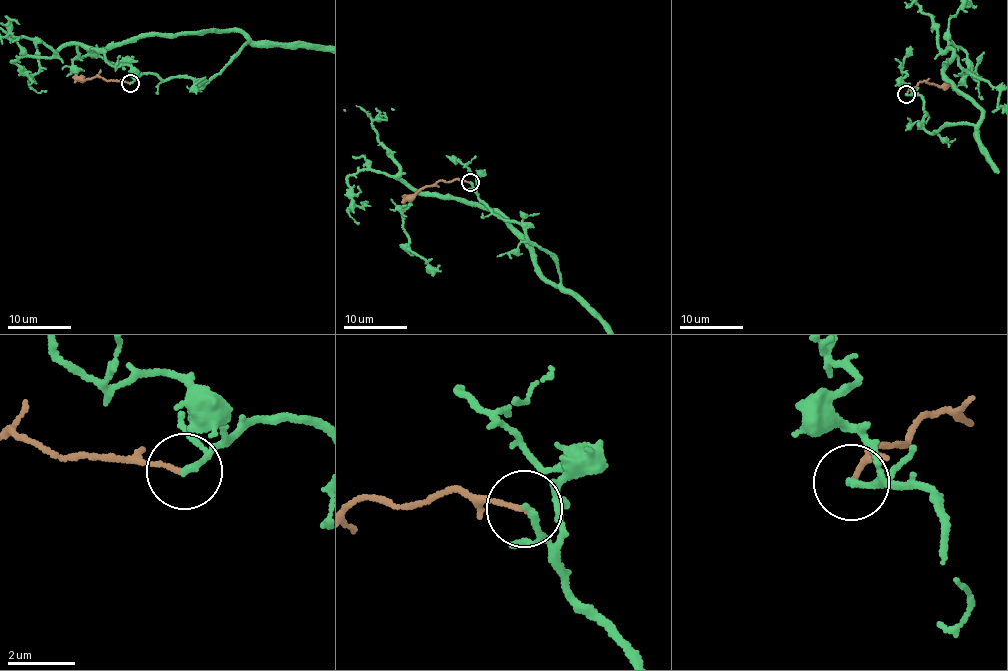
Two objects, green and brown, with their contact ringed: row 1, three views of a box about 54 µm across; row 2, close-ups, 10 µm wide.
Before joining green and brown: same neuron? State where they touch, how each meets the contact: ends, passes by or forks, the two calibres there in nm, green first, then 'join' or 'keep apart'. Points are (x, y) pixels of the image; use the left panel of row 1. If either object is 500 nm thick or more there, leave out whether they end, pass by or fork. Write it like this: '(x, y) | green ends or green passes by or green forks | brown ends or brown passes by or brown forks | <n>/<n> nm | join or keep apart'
(130, 83) | green ends | brown ends | 200/130 nm | keep apart

